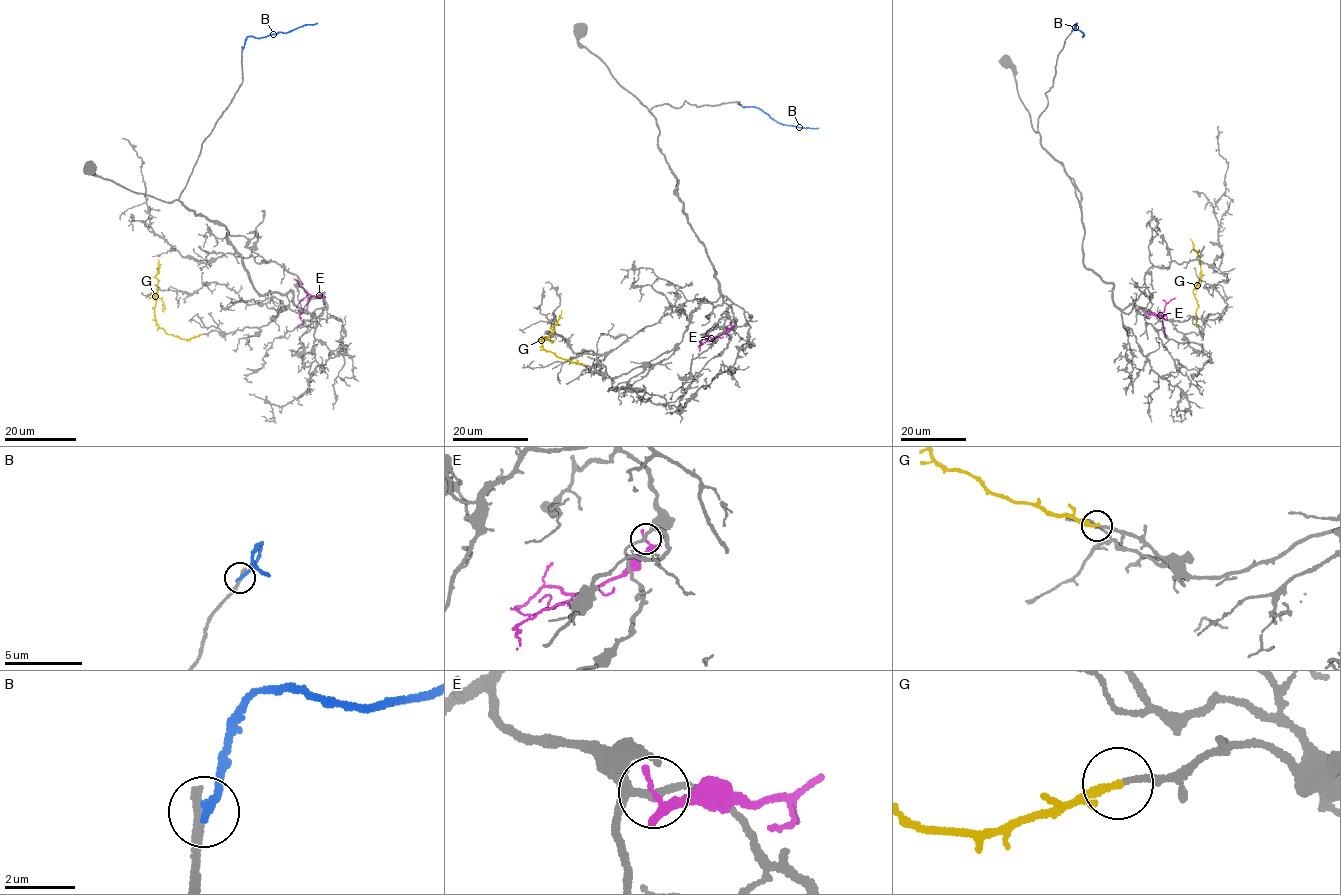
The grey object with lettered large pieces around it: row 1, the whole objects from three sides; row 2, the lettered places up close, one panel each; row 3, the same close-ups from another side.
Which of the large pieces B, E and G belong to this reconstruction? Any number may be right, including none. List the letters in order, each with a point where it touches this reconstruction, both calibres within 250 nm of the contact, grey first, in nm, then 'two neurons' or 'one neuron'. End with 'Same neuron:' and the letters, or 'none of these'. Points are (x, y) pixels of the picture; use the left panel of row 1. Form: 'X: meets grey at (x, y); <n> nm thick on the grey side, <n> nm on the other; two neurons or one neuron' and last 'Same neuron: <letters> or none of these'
B: meets grey at (242, 48); 280 nm thick on the grey side, 220 nm on the other; two neurons
E: meets grey at (320, 297); 180 nm thick on the grey side, 200 nm on the other; two neurons
G: meets grey at (201, 334); 160 nm thick on the grey side, 240 nm on the other; one neuron
Same neuron: G

